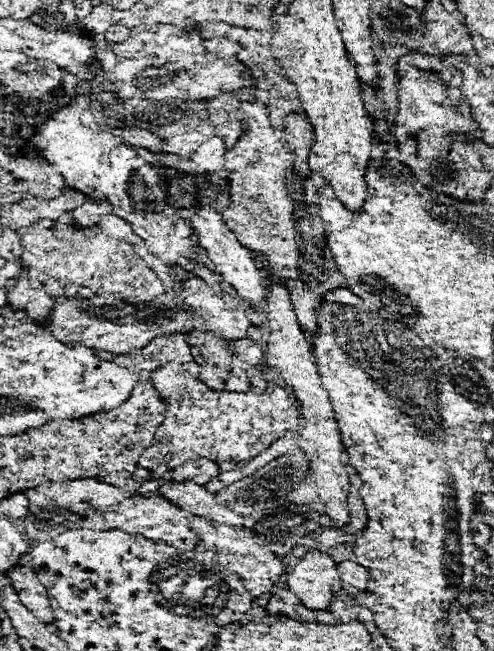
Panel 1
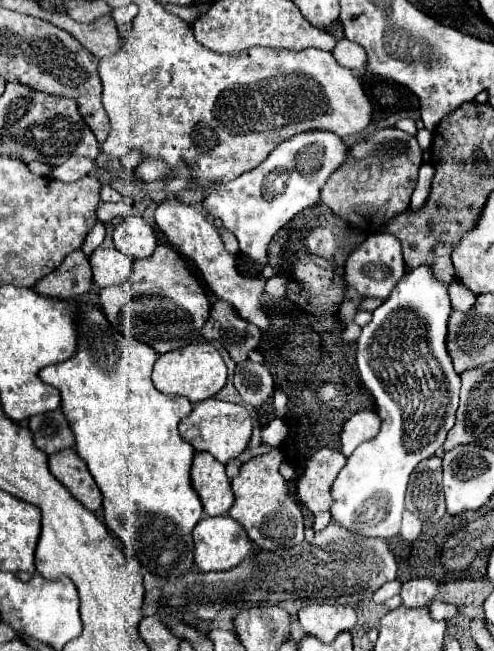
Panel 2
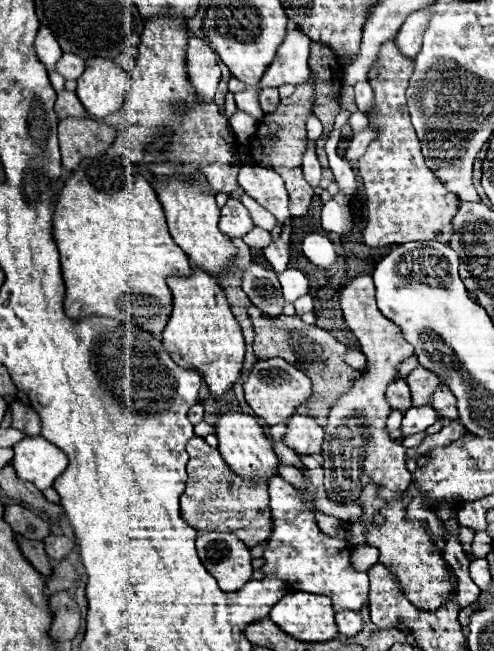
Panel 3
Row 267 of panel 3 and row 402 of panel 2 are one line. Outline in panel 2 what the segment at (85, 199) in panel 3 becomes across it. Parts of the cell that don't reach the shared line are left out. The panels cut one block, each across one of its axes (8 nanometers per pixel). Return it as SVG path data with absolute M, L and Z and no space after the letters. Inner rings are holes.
M76 302L76 354L54 366L46 366L38 376L60 390L62 412L74 432L74 452L86 462L92 478L102 492L104 522L114 532L136 562L146 566L156 576L180 576L192 568L192 528L202 518L202 502L194 488L190 488L190 464L194 448L180 438L178 422L188 416L192 404L184 396L170 396L154 388L150 380L152 366L158 358L154 348L120 336L104 312L92 302Z

